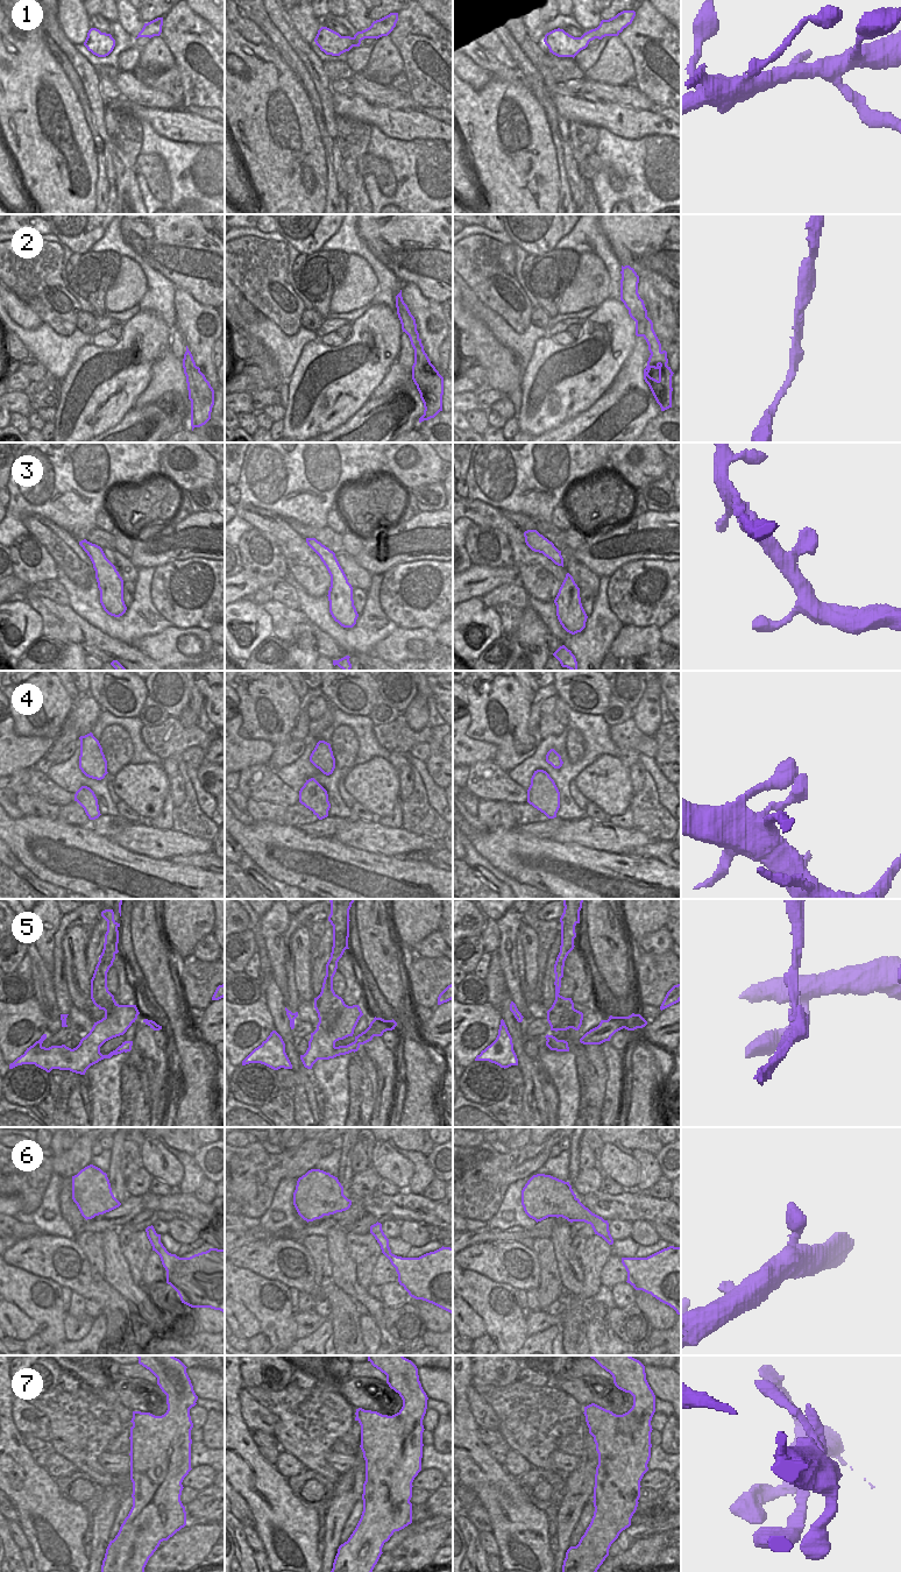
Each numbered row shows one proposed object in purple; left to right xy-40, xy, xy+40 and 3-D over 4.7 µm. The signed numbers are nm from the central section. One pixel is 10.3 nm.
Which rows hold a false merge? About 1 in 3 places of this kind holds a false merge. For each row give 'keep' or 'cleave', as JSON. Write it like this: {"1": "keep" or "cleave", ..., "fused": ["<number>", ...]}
{"1": "keep", "2": "keep", "3": "keep", "4": "keep", "5": "keep", "6": "keep", "7": "keep", "fused": []}

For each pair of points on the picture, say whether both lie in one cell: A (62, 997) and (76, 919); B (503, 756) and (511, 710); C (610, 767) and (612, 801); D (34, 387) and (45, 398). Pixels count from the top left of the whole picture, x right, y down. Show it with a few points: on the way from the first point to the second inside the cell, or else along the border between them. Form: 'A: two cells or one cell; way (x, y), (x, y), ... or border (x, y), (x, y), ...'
A: one cell; way (58, 977), (57, 936)
B: one cell; way (513, 744), (517, 740), (518, 727), (513, 722)
C: one cell; way (610, 776), (612, 793)
D: two cells; border (51, 390), (38, 390), (29, 396)

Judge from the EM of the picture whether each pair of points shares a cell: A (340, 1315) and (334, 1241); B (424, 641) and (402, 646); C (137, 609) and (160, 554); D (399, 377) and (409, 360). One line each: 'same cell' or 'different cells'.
A: different cells
B: same cell
C: different cells
D: different cells

